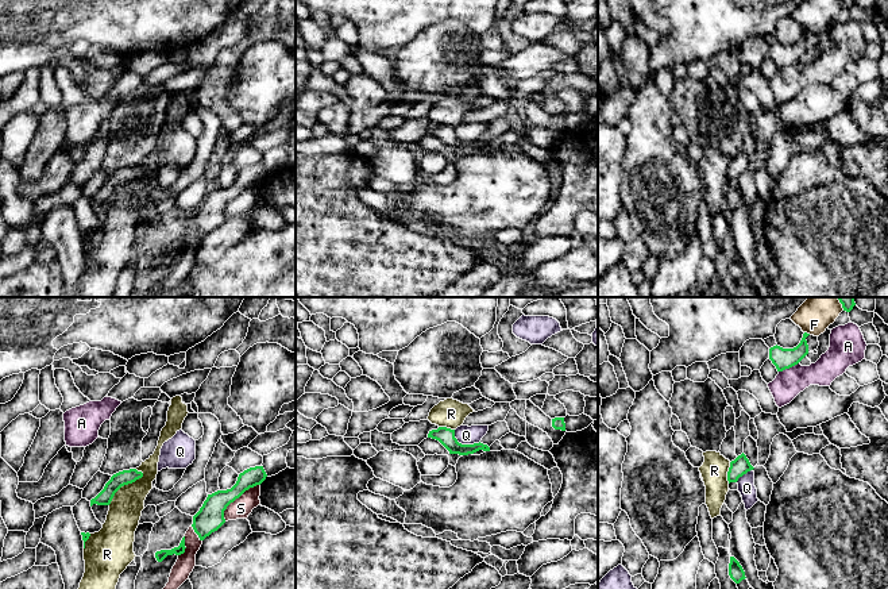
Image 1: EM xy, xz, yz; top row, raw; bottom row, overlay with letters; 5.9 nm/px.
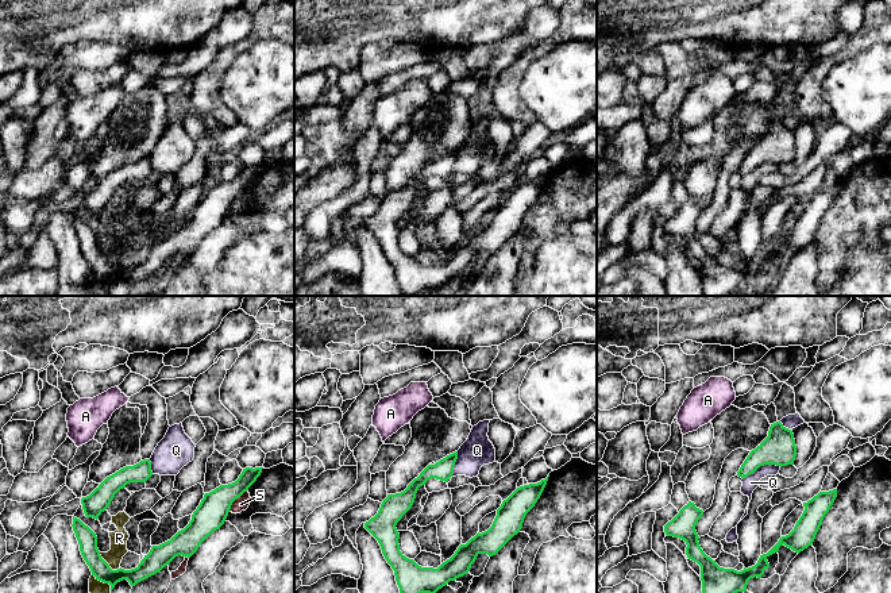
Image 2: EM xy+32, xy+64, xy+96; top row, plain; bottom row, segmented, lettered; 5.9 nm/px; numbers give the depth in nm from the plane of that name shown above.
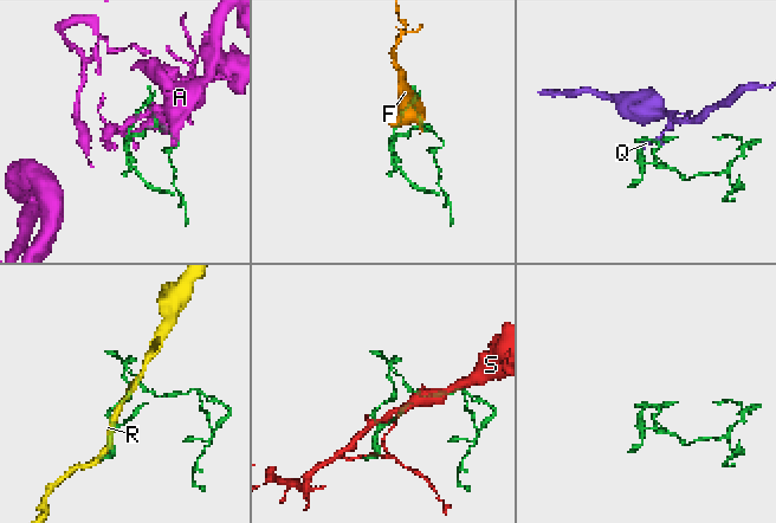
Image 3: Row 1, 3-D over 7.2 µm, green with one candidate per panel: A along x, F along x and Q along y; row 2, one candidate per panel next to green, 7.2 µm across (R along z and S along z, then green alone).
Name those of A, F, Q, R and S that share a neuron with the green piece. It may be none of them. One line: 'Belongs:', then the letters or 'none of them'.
Belongs: none of them

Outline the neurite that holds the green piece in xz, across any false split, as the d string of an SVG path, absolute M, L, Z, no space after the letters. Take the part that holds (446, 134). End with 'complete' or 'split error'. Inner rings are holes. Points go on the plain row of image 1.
M439 124L437 127L429 128L428 135L439 138L449 149L449 151L468 153L479 147L490 149L490 145L480 139L474 142L459 140L455 135L455 127L447 124Z; complete

